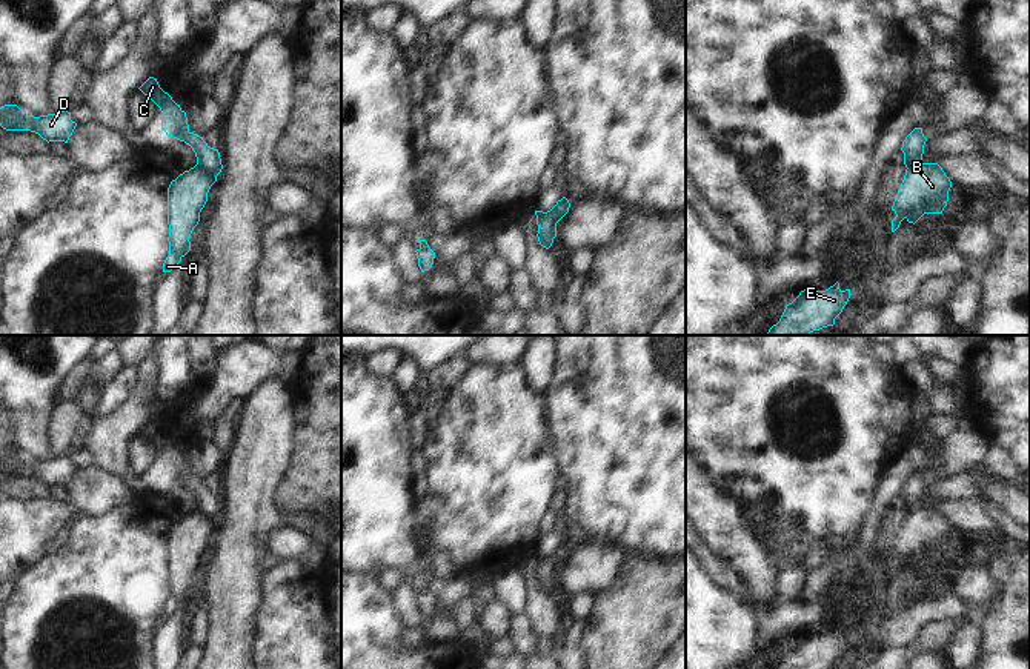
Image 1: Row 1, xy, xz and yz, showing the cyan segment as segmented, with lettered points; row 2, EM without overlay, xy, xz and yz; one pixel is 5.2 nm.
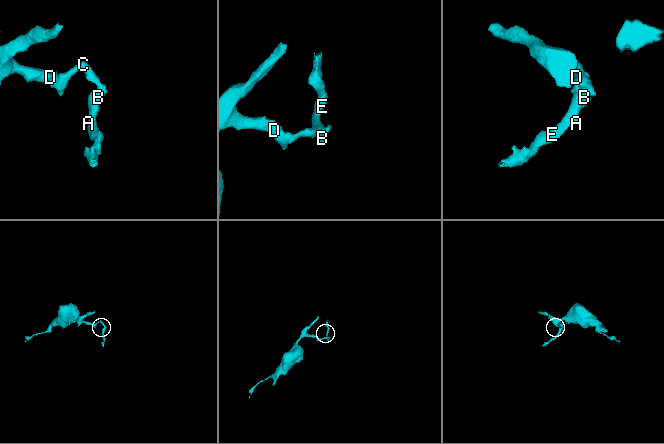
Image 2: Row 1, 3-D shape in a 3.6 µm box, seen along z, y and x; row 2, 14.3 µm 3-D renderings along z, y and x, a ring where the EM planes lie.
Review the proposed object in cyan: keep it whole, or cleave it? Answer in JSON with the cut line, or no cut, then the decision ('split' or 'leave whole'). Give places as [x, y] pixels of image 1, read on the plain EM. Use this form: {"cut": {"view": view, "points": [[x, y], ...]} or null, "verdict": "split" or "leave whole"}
{"cut": {"view": "xy", "points": [[196, 509], [215, 522]]}, "verdict": "split"}

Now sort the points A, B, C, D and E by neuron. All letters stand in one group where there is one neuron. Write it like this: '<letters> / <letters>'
A B E / C D

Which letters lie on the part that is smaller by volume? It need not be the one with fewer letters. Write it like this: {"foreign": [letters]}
{"foreign": ["A", "B", "E"]}

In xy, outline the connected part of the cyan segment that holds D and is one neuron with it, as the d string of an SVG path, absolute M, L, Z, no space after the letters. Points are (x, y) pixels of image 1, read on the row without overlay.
M5 449L0 452L0 471L6 475L31 475L43 484L68 488L77 468L71 464L71 457L60 455L48 460L28 460L17 449Z

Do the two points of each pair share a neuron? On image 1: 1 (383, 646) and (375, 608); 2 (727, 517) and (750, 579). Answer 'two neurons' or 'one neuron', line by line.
1: one neuron
2: one neuron

